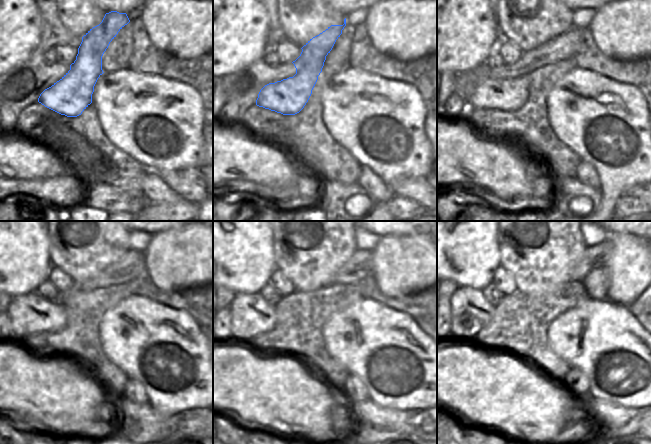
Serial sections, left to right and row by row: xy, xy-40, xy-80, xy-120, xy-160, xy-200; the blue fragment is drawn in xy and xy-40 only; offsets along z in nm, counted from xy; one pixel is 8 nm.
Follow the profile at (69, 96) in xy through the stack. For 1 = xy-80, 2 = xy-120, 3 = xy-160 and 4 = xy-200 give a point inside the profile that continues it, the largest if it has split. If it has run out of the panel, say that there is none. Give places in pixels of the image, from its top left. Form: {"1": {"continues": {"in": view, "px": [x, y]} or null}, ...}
{"1": {"continues": {"in": "xy-80", "px": [504, 94]}}, "2": {"continues": {"in": "xy-120", "px": [30, 313]}}, "3": {"continues": {"in": "xy-160", "px": [251, 315]}}, "4": {"continues": {"in": "xy-200", "px": [469, 311]}}}

